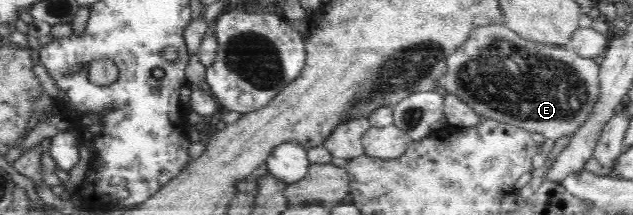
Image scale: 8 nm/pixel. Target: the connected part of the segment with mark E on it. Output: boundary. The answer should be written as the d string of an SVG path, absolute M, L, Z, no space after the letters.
M501 23L479 26L451 56L448 56L445 74L438 82L441 92L455 94L471 106L477 114L526 131L539 132L549 140L573 136L574 132L590 117L599 98L599 61L585 58L567 46L543 45L525 40Z

